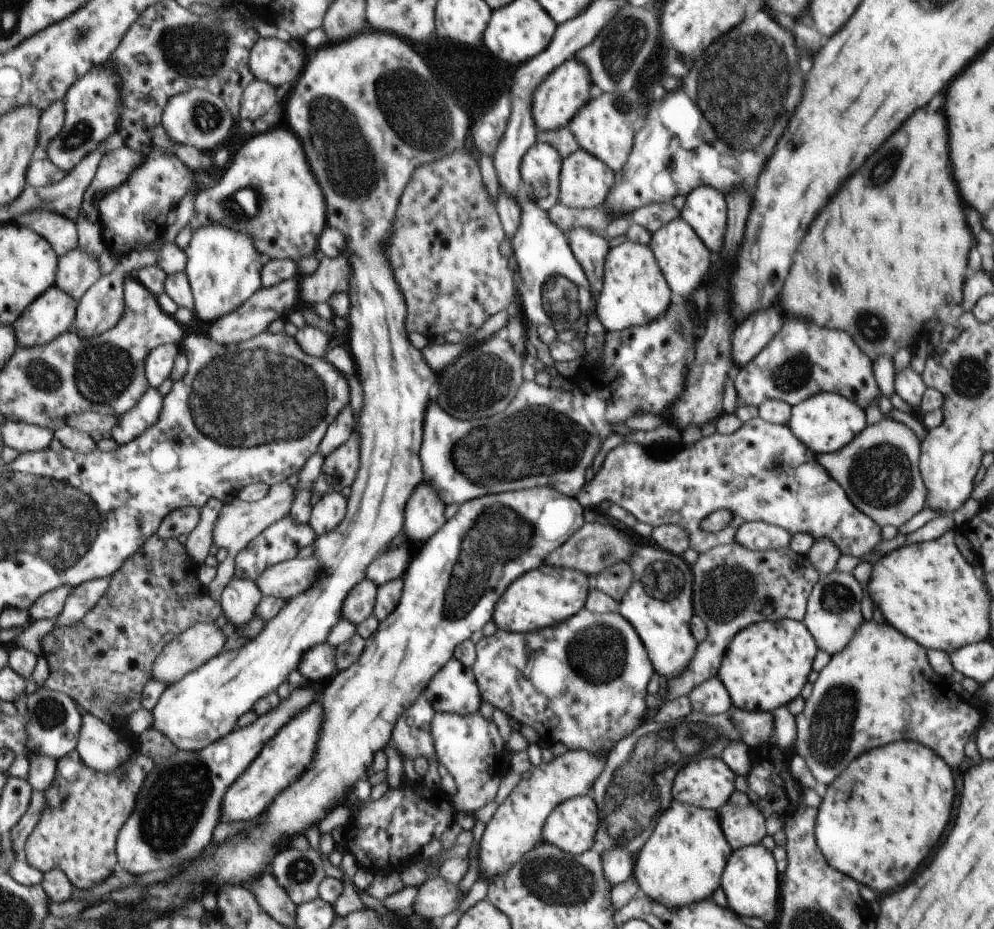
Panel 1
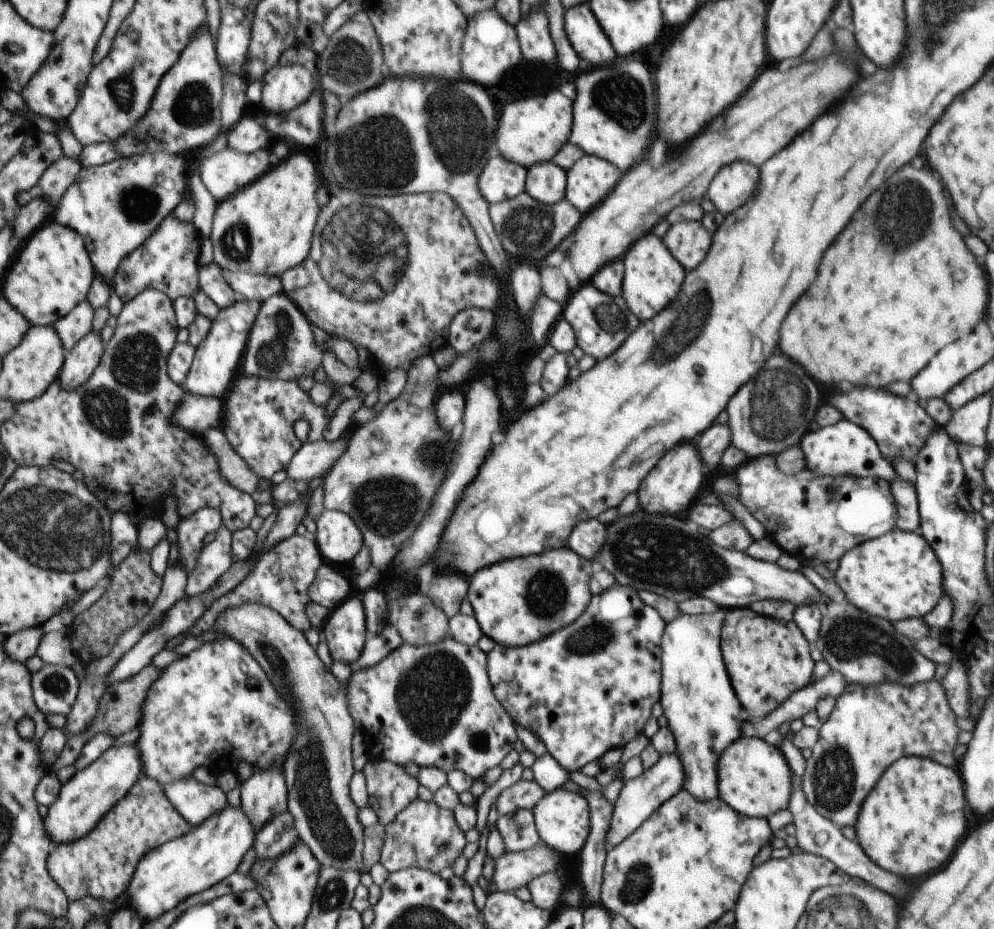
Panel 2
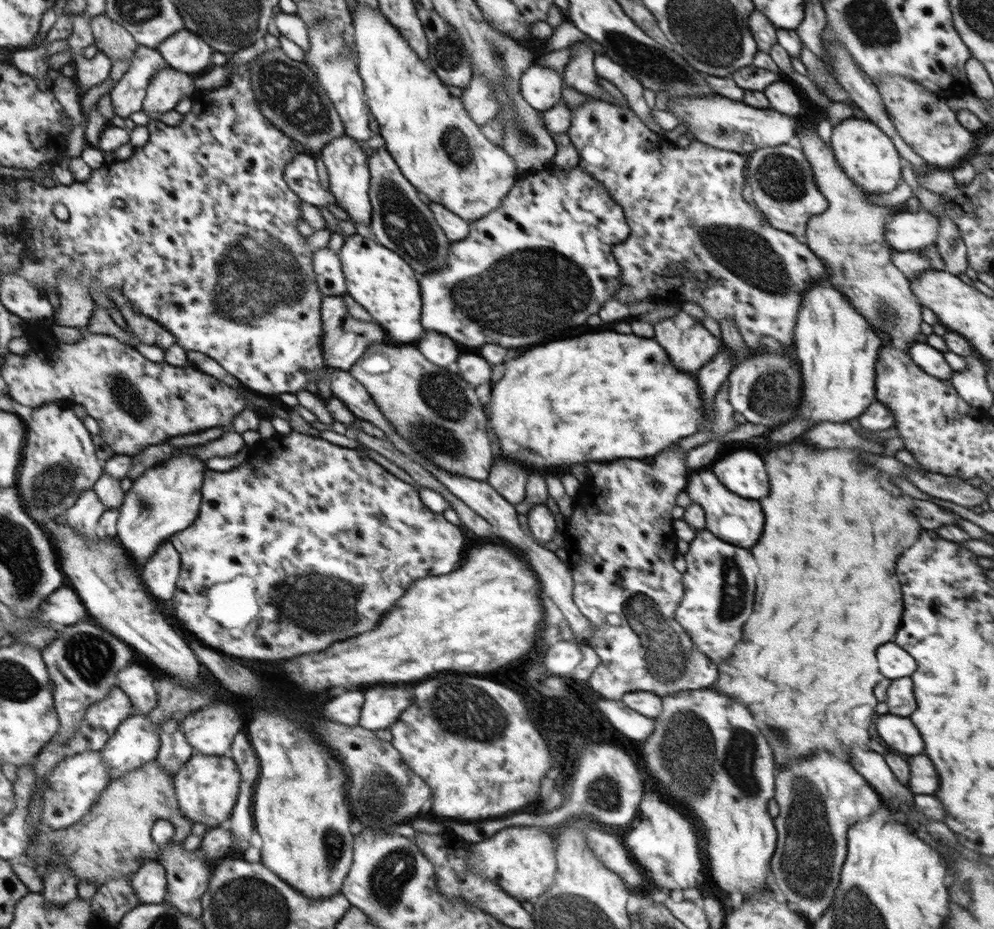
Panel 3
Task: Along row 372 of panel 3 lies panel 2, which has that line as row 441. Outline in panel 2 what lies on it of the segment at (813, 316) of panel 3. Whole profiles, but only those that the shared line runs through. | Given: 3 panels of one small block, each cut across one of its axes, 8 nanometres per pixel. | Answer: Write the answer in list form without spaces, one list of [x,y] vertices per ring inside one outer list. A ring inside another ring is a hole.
[[[842,419],[836,424],[821,427],[816,431],[810,430],[803,436],[798,445],[805,458],[806,470],[821,477],[828,475],[831,477],[840,475],[862,478],[880,477],[889,482],[899,478],[891,462],[884,458],[884,455],[880,452],[879,446],[872,435],[848,419]]]

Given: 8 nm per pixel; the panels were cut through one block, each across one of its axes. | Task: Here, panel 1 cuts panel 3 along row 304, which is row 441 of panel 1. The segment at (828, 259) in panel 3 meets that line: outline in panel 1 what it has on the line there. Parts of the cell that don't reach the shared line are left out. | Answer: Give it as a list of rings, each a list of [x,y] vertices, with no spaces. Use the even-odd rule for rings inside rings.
[[[884,417],[878,424],[868,425],[850,444],[840,450],[817,455],[817,461],[836,479],[860,512],[881,527],[898,529],[927,505],[927,488],[920,472],[917,472],[921,459],[921,441],[916,435],[906,424]]]

